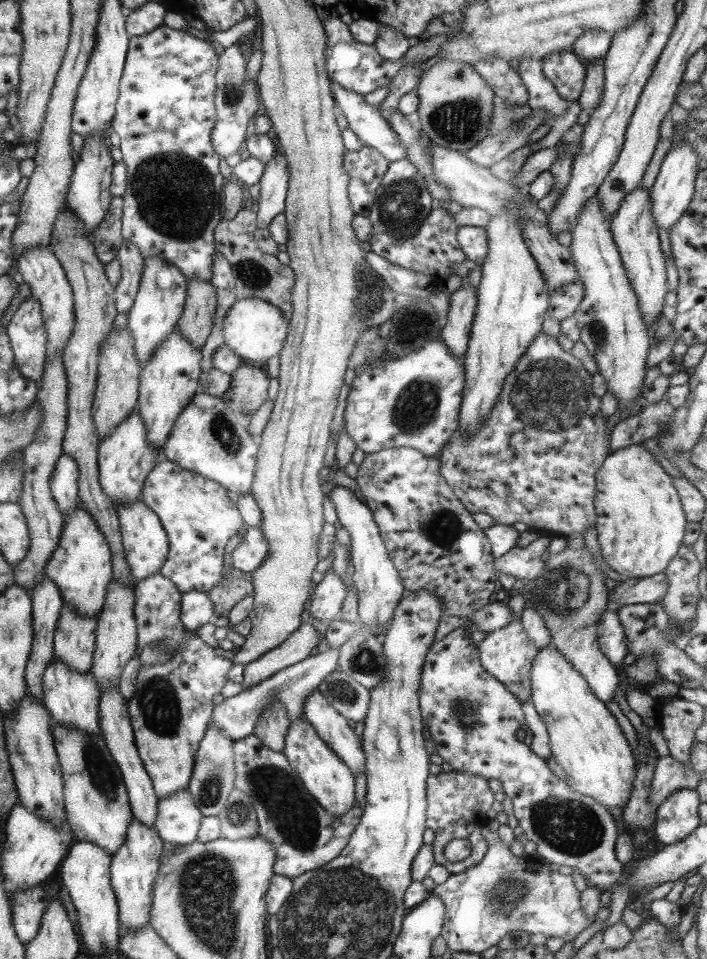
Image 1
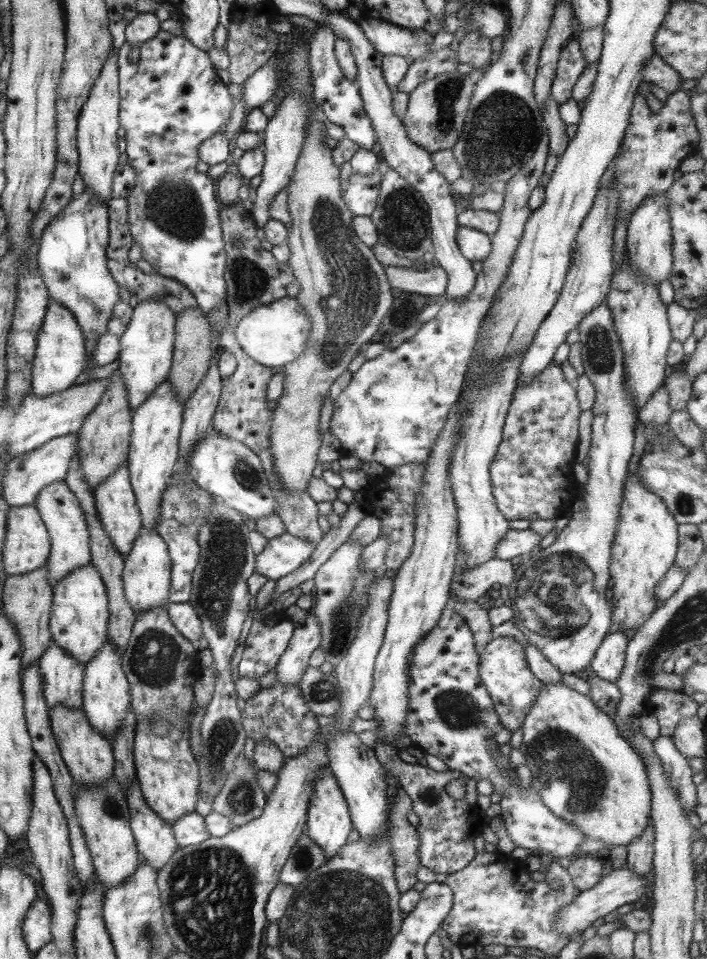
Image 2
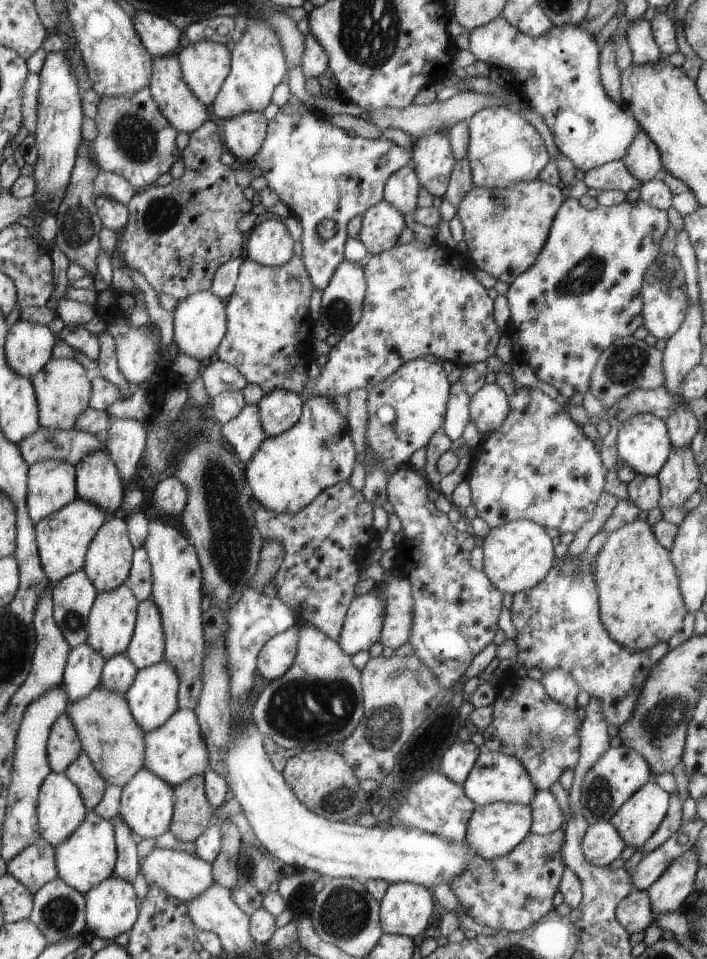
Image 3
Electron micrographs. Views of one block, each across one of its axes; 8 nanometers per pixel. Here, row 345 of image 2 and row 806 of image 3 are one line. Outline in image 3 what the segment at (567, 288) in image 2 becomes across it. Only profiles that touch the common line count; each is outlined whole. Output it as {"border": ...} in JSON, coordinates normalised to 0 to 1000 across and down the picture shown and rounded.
{"border":[[[761,825],[747,839],[752,846],[750,868],[774,871],[795,864],[802,853],[779,825]]]}

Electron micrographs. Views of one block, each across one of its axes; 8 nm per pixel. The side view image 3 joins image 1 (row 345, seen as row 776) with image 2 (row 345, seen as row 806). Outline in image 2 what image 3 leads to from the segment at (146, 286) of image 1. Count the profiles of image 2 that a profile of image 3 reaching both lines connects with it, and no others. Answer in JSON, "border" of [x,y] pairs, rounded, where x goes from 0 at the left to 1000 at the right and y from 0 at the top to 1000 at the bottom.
{"border":[[[204,313],[187,322],[180,342],[168,351],[167,390],[180,410],[185,430],[205,420],[216,408],[238,394],[246,359],[248,330],[229,313]]]}

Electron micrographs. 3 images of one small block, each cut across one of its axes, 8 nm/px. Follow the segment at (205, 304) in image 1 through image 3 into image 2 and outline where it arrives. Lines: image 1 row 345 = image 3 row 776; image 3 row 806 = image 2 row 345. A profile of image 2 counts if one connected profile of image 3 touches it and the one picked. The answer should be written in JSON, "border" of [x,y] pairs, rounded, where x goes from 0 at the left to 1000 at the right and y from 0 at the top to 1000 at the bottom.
{"border":[[[266,321],[248,332],[243,377],[236,397],[239,397],[242,408],[248,410],[248,414],[256,422],[262,422],[267,418],[267,414],[287,397],[287,393],[296,385],[298,370],[301,370],[297,338],[287,327],[280,321]]]}

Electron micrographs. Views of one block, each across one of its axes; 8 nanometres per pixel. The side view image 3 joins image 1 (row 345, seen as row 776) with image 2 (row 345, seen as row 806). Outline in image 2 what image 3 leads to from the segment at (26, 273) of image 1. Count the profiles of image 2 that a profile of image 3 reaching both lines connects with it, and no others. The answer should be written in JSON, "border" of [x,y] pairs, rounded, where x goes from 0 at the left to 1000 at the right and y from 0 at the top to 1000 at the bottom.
{"border":[[[71,312],[52,348],[42,404],[50,414],[66,414],[100,404],[120,383],[120,359],[105,330],[88,317]]]}

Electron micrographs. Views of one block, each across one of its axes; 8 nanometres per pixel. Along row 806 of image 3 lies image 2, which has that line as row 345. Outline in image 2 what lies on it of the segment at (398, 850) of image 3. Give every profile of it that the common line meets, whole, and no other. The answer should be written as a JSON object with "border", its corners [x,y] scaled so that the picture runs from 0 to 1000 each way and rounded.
{"border":[[[403,310],[351,325],[328,342],[328,346],[347,370],[376,384],[393,387],[429,368],[429,361],[437,351],[437,333],[417,311]]]}

